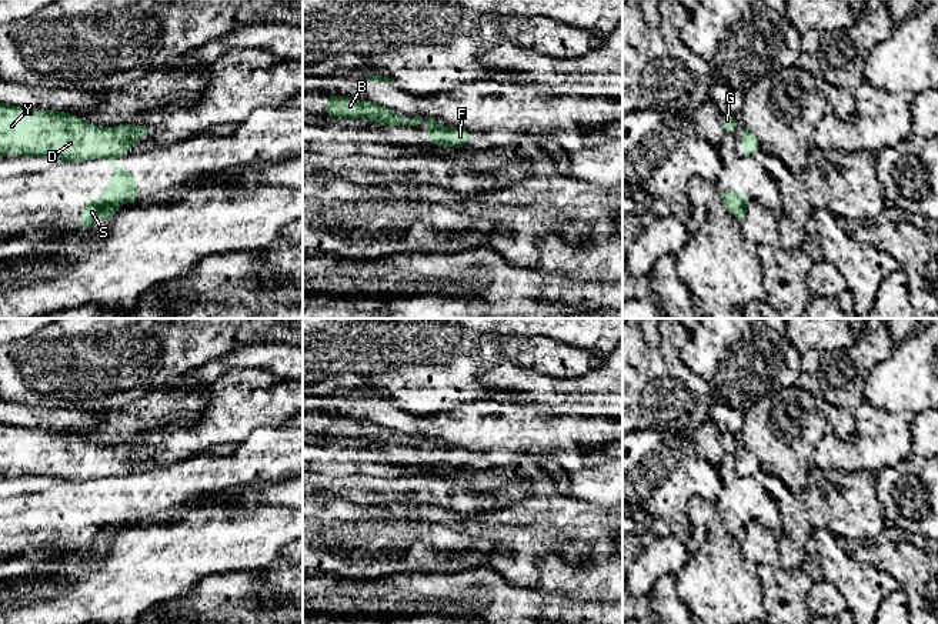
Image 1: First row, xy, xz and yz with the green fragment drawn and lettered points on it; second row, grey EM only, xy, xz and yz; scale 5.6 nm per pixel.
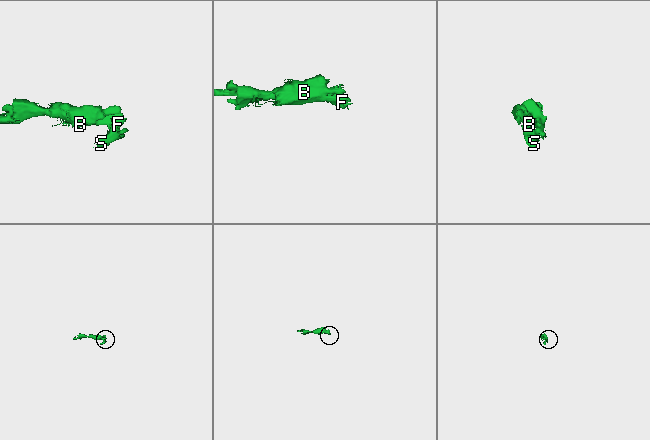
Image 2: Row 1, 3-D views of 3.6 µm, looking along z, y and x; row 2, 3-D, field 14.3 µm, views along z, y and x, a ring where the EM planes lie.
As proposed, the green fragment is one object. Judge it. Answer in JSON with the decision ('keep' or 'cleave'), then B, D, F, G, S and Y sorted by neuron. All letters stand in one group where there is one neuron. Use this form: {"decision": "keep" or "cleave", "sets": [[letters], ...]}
{"decision": "cleave", "sets": [["B", "D", "F", "G", "Y"], ["S"]]}

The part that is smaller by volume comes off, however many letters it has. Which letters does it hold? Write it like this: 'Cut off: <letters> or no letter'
Cut off: S

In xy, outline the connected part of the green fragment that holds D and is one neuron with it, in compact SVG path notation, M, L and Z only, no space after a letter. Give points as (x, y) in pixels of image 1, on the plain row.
M0 423L0 475L43 475L56 481L116 477L130 473L150 453L148 446L101 447L67 431Z

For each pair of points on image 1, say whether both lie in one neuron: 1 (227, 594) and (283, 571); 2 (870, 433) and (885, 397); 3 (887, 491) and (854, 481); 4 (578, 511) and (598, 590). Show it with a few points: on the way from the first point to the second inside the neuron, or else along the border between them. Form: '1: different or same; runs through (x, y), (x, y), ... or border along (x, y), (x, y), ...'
1: same; runs through (241, 586), (269, 584)
2: different; border along (865, 400), (885, 411), (901, 411), (910, 419)
3: different; border along (874, 473), (875, 496), (884, 509), (887, 520)
4: same; runs through (597, 531), (600, 536), (600, 570)

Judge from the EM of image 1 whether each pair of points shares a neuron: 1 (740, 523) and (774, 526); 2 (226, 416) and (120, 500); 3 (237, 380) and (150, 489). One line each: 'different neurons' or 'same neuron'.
1: same neuron
2: different neurons
3: different neurons

